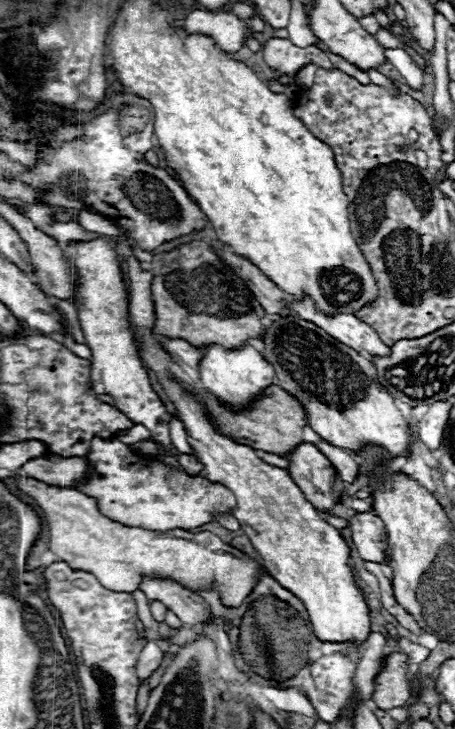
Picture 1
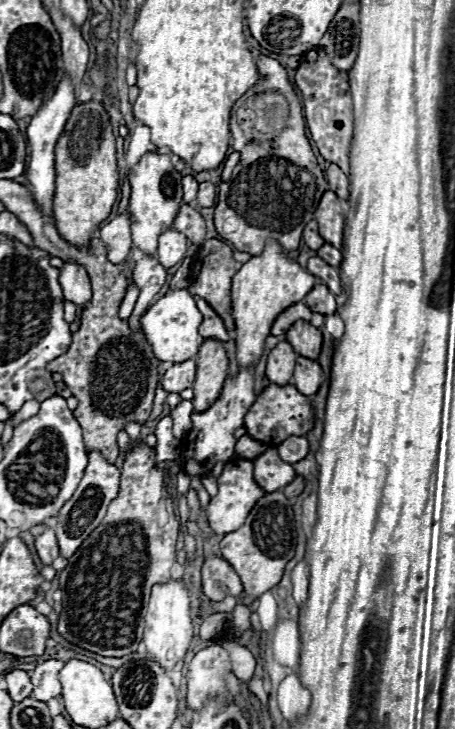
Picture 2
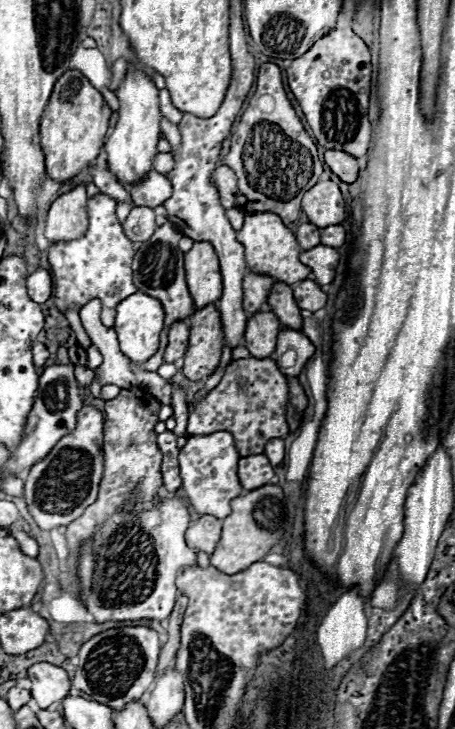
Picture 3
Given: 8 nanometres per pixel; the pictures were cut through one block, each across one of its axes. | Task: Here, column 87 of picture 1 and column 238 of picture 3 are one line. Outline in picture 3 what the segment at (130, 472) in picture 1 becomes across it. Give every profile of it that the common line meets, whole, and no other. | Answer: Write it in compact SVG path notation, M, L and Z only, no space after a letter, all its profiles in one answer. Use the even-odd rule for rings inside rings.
M228 432L200 434L188 438L186 446L180 450L178 462L186 496L198 514L212 514L216 518L226 518L230 514L230 500L242 492L236 474L238 458L240 456L236 452L234 438Z

